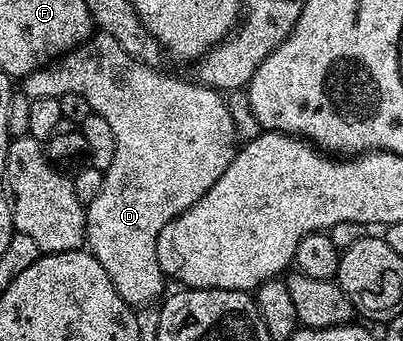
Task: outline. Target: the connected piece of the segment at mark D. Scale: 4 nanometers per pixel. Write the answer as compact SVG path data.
M94 32L76 49L27 74L20 82L21 93L29 99L40 96L59 98L64 92L84 96L91 111L104 116L116 135L116 156L112 156L112 164L103 173L102 187L96 200L86 206L85 245L89 253L100 260L104 272L108 272L108 280L112 280L116 292L120 292L122 299L132 308L146 306L149 302L157 303L163 297L164 275L156 256L160 228L196 204L196 200L200 200L200 196L204 196L204 192L208 192L208 188L224 176L224 168L232 164L240 145L234 114L219 91L194 80L185 82L182 78L161 74L160 71L136 60L113 36Z

